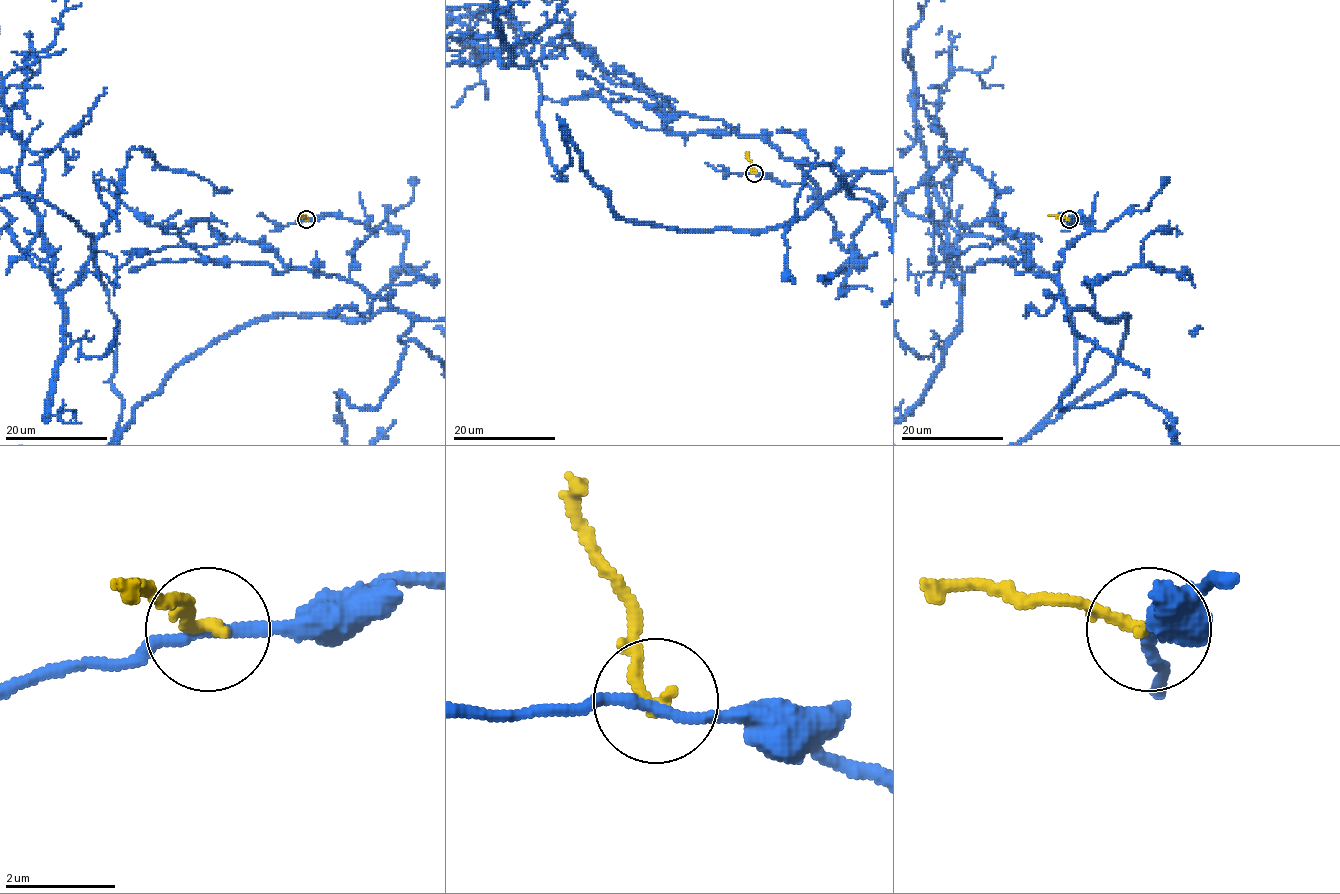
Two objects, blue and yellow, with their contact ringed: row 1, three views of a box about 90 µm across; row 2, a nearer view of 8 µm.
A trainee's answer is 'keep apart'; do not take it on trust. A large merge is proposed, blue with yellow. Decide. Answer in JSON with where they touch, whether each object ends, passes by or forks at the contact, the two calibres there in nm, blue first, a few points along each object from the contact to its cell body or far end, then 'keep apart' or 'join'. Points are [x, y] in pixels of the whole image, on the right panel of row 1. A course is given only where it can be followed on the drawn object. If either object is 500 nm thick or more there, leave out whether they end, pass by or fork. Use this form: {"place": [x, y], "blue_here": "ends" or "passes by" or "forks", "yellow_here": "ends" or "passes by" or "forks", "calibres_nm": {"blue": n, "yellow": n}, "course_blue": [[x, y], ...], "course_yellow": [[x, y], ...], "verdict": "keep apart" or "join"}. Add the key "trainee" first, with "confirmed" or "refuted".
{"trainee": "confirmed", "place": [1069, 219], "blue_here": "passes by", "yellow_here": "ends", "calibres_nm": {"blue": 190, "yellow": 280}, "course_blue": [[1068, 219], [1061, 298], [1123, 340], [1021, 441], [1077, 372], [1062, 289], [902, 195]], "course_yellow": [[1068, 219], [1048, 215]], "verdict": "keep apart"}

